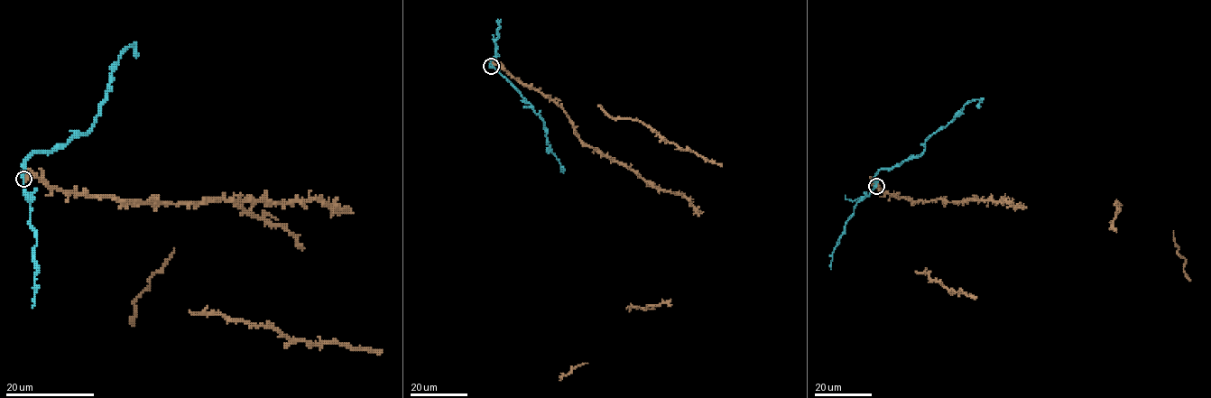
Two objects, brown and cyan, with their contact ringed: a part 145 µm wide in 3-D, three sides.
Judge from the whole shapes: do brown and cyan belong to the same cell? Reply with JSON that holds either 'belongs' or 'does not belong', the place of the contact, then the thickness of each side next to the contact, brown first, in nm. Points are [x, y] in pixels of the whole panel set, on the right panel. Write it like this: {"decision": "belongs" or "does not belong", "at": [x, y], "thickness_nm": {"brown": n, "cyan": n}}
{"decision": "does not belong", "at": [876, 186], "thickness_nm": {"brown": 260, "cyan": 280}}

